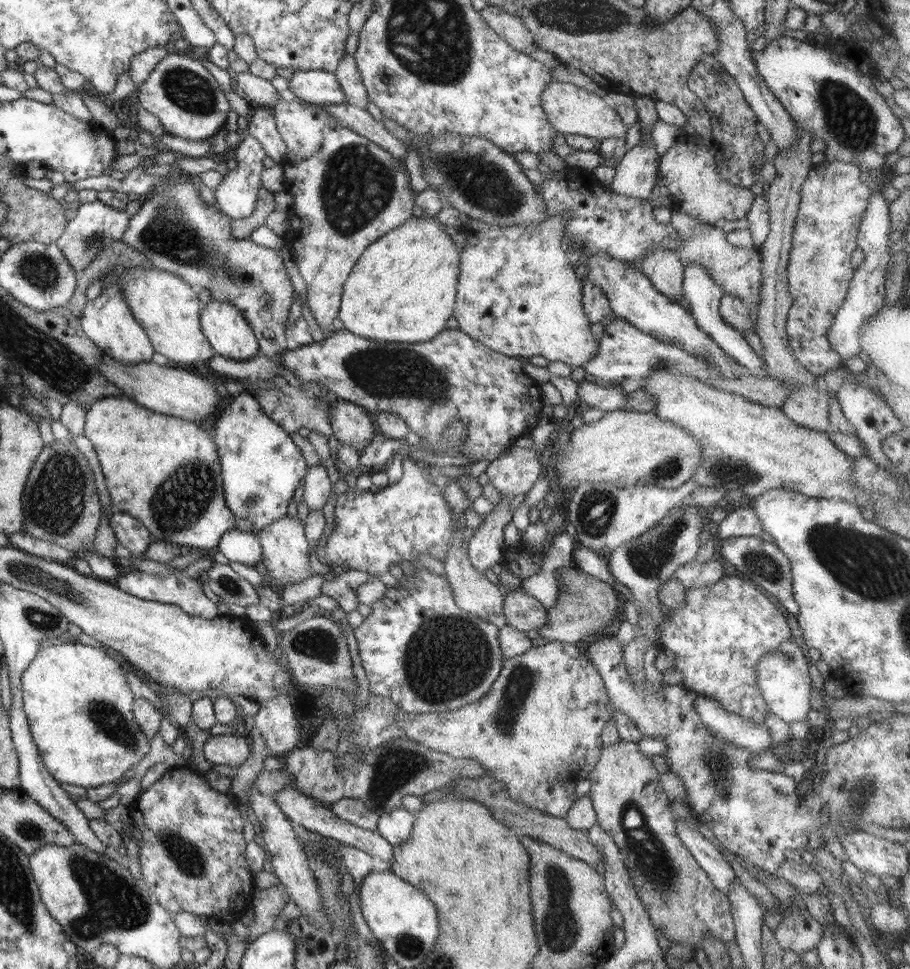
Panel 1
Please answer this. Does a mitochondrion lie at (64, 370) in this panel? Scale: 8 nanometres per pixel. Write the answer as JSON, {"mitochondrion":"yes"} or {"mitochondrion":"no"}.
{"mitochondrion":"yes"}

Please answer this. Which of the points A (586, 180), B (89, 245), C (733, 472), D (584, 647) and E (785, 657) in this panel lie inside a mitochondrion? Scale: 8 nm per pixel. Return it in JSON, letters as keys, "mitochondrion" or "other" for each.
{"A":"other","B":"mitochondrion","C":"mitochondrion","D":"other","E":"mitochondrion"}

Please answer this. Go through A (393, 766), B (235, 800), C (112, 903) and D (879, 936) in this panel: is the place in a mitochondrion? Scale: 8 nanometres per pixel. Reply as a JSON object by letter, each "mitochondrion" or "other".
{"A":"mitochondrion","B":"other","C":"mitochondrion","D":"other"}

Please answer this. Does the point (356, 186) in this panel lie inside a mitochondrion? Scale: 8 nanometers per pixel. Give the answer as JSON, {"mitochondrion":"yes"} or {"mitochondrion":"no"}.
{"mitochondrion":"yes"}

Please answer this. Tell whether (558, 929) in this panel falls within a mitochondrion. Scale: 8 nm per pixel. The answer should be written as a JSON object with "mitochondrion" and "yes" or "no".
{"mitochondrion":"yes"}

